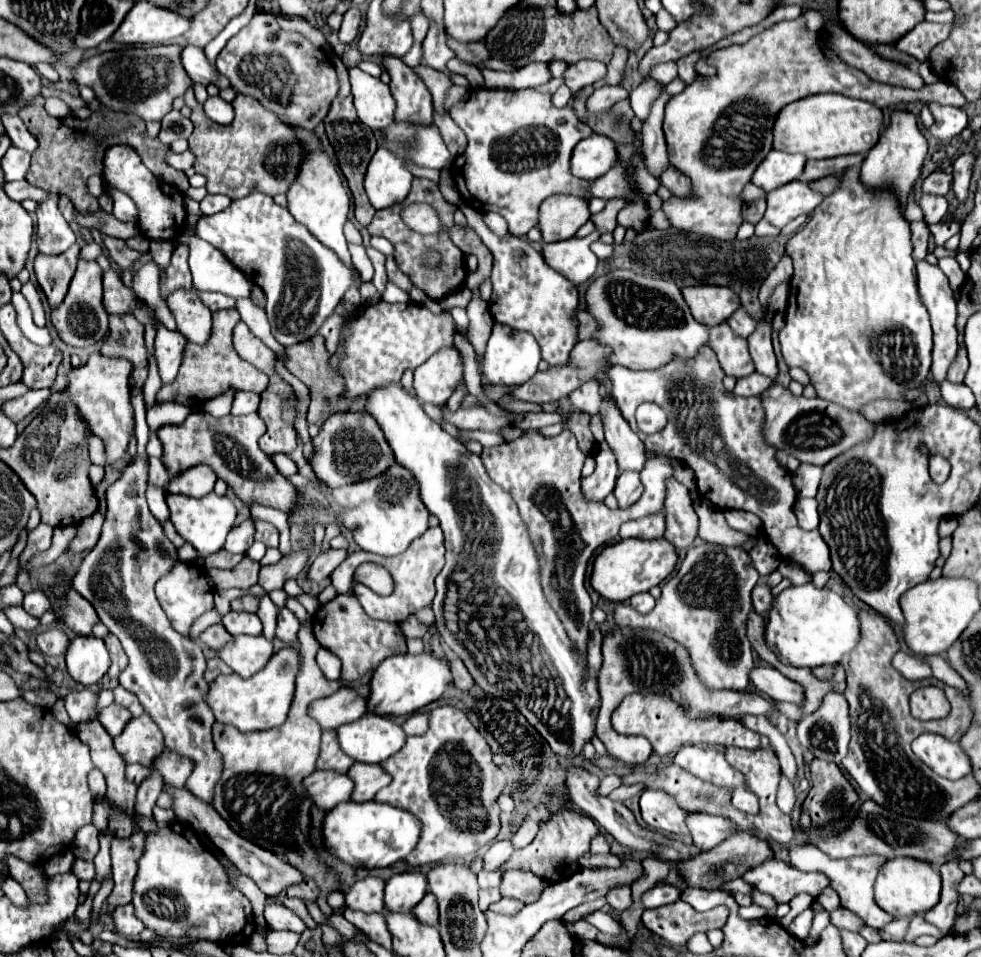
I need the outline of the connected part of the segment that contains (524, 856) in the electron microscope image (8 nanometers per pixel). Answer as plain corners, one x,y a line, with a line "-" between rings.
560,808
558,812
552,814
550,822
542,824
536,838
522,850
516,850
512,854
512,858
508,862
504,862
500,866
502,872
506,870
528,870
536,876
540,876
542,880
554,884
554,882
560,882
564,878
568,878
568,874
574,874
576,870
580,870
580,864
578,864
578,858
584,856
588,850
590,850
590,842
592,838
596,838
600,834
596,822
580,812
574,812
570,808

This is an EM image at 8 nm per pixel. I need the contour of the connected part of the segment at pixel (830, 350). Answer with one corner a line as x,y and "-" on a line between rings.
848,168
842,172
838,188
824,196
802,230
786,242
794,276
790,280
786,326
778,334
782,356
790,368
802,368
810,376
810,384
822,400
860,410
878,398
904,400
904,390
914,390
926,380
932,364
932,328
916,294
910,234
910,222
904,218
904,210
896,206
896,198
888,198
888,194
872,198
860,182
860,172

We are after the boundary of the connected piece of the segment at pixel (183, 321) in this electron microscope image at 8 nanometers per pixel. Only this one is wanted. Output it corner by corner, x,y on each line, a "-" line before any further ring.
174,290
168,296
166,306
172,310
178,332
184,334
186,340
194,344
204,344
208,340
212,328
212,312
208,310
208,306
204,306
204,302
200,302
194,292

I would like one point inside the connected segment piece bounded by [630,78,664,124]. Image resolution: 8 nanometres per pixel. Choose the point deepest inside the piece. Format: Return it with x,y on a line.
642,96

